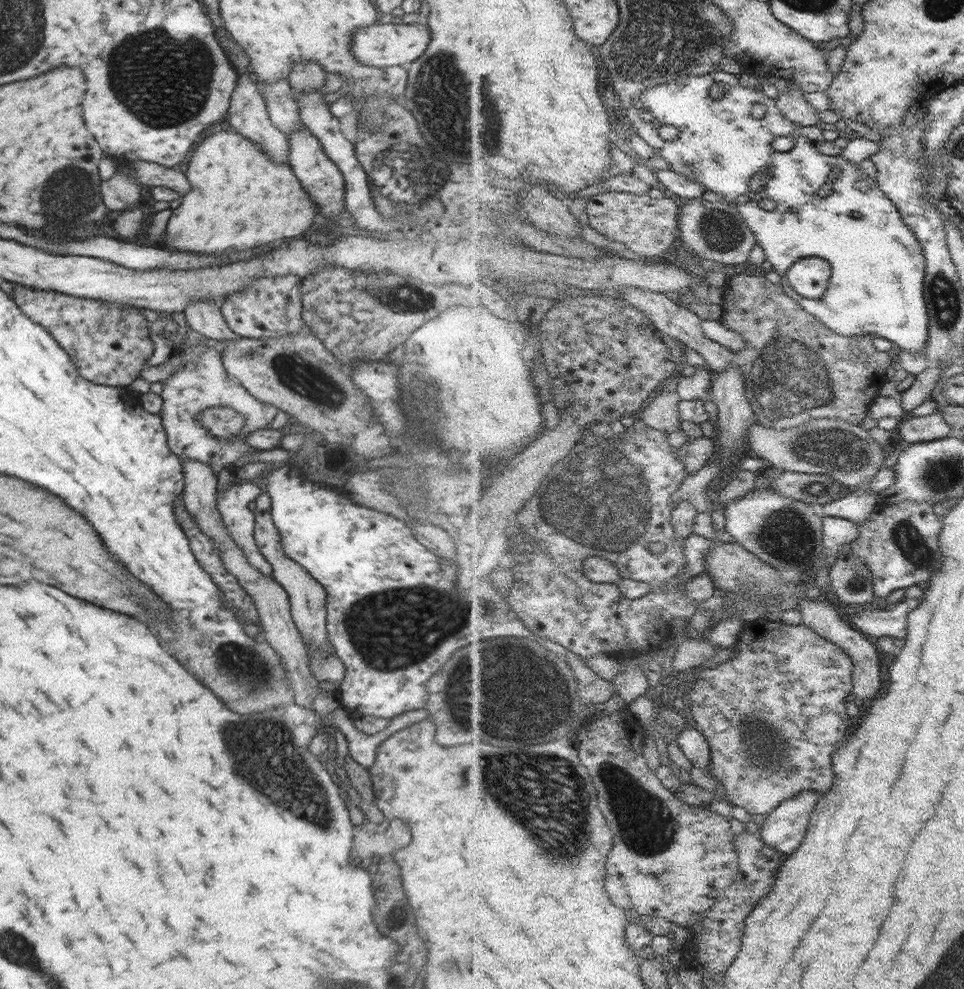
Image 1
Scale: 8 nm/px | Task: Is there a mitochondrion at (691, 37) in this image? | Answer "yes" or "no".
yes

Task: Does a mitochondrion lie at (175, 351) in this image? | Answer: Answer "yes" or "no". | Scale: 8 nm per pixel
no

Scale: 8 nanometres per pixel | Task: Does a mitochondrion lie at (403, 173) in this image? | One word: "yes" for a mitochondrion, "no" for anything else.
yes

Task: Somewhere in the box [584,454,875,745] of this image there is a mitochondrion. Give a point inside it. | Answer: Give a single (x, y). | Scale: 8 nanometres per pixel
(785, 535)

